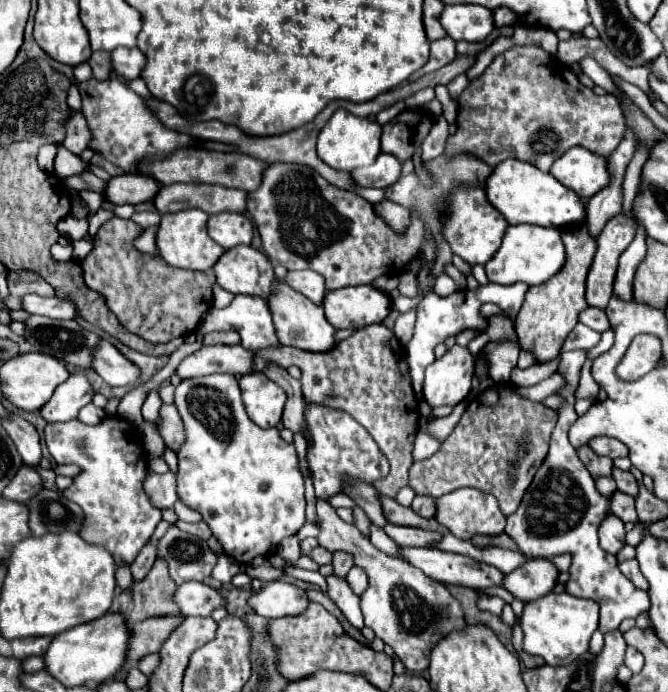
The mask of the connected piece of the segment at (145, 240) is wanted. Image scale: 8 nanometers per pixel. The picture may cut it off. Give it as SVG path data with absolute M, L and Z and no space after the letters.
M157 227L145 229L134 241L135 248L145 254L157 255L158 250L155 243L156 233Z

